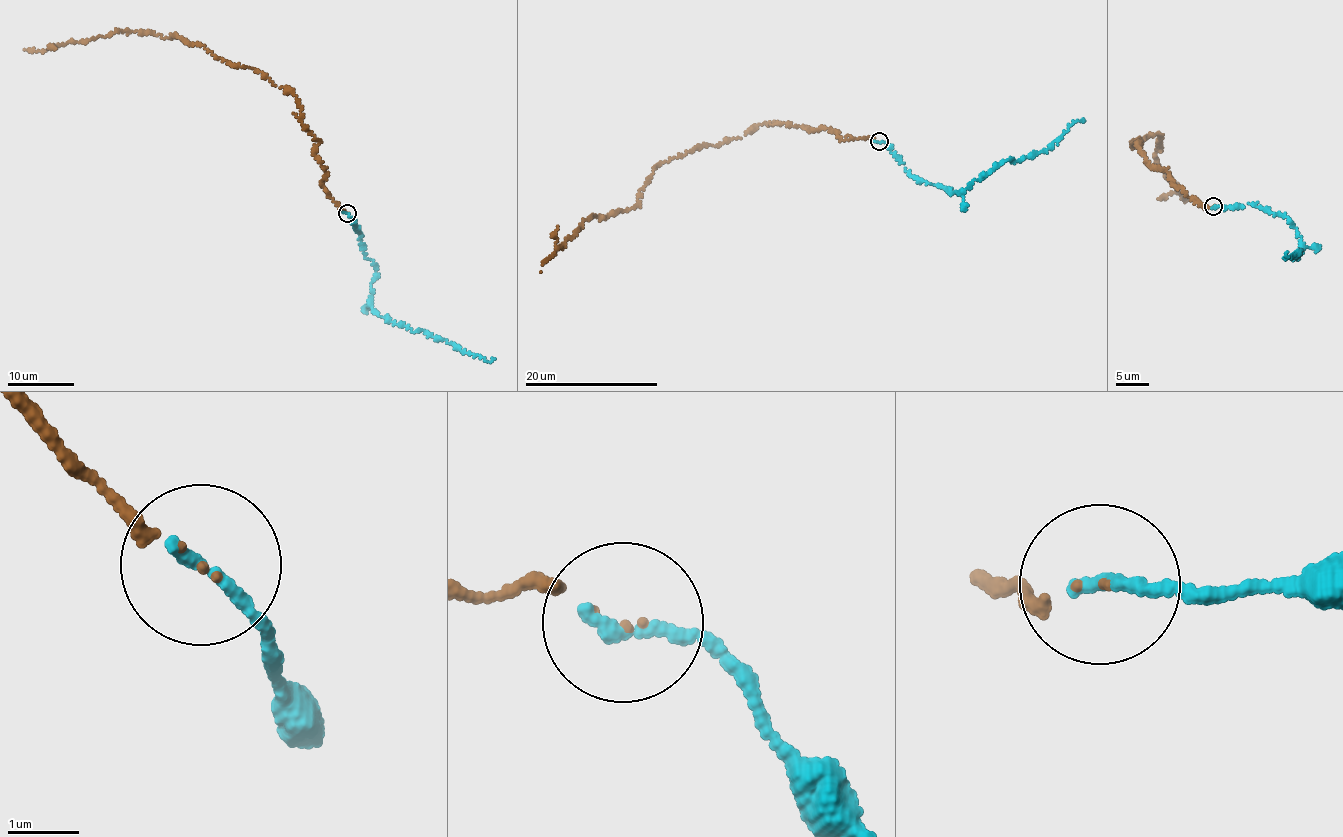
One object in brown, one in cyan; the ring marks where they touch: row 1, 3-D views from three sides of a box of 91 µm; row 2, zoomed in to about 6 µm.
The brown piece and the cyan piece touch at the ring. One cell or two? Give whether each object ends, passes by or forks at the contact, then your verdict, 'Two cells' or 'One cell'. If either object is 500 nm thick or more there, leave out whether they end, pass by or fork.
At the ring brown ends. At the ring cyan ends. One cell

